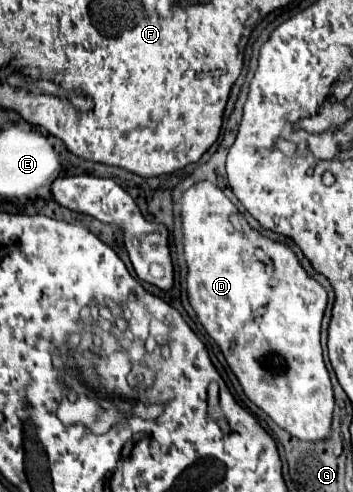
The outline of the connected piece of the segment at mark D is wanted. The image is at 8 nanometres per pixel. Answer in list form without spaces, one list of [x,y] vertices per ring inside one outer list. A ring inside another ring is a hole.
[[[197,181],[193,187],[183,191],[181,221],[189,303],[205,331],[219,345],[231,371],[241,383],[243,393],[289,435],[309,443],[327,441],[331,437],[335,407],[329,371],[323,363],[319,345],[327,291],[301,267],[289,245],[271,241],[249,227],[237,207],[211,181]]]

